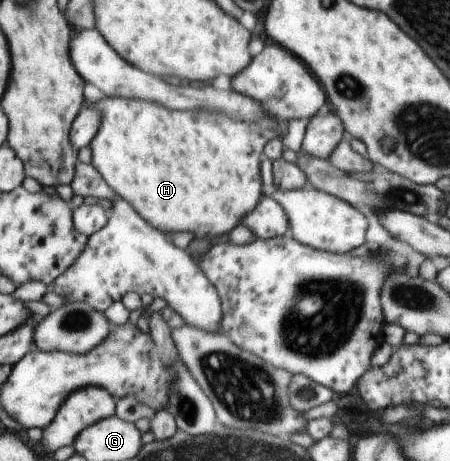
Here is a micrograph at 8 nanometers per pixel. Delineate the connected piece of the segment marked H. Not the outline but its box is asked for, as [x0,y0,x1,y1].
[88,98,288,240]

